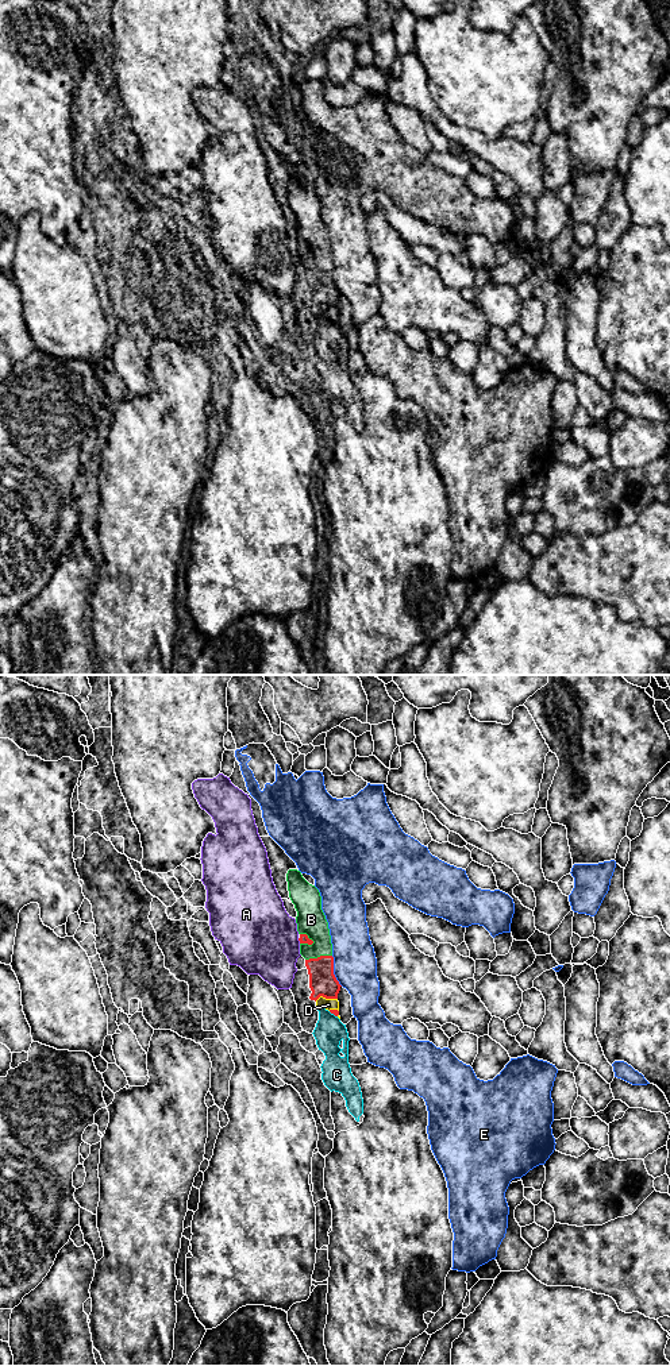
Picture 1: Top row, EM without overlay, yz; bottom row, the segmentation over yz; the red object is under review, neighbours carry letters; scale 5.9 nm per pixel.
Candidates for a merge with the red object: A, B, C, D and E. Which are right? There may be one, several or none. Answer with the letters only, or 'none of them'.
B

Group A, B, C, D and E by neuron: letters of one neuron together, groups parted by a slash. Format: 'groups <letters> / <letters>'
groups A / B / C D / E

